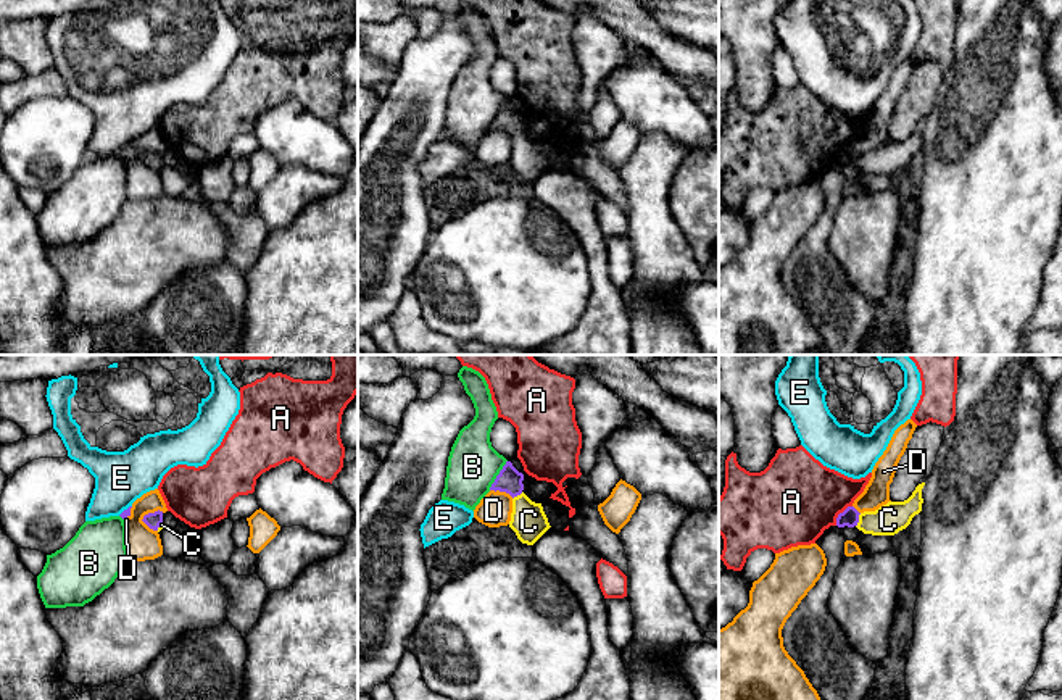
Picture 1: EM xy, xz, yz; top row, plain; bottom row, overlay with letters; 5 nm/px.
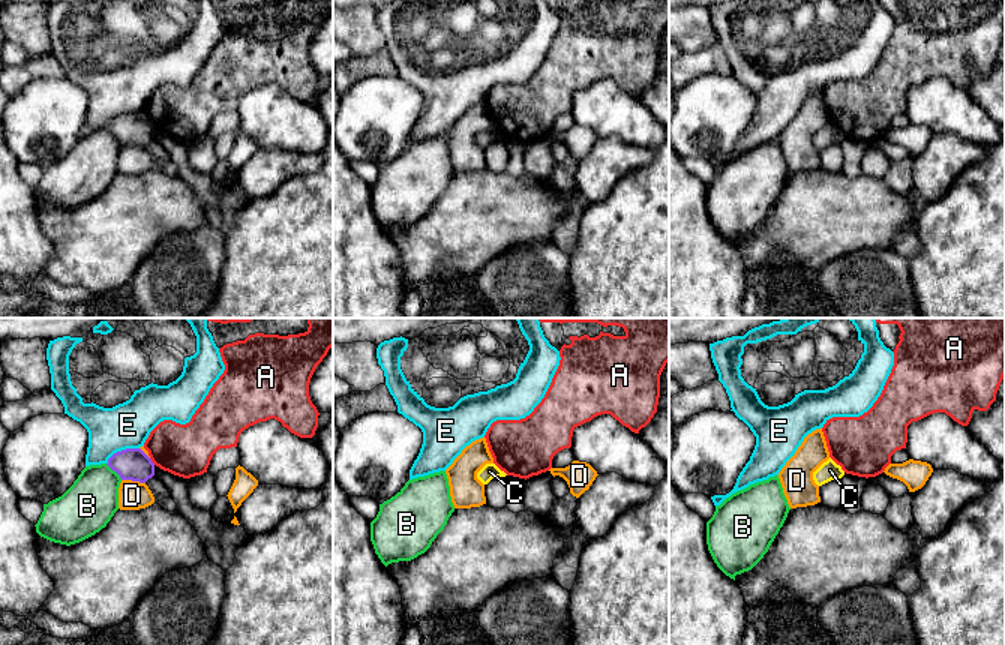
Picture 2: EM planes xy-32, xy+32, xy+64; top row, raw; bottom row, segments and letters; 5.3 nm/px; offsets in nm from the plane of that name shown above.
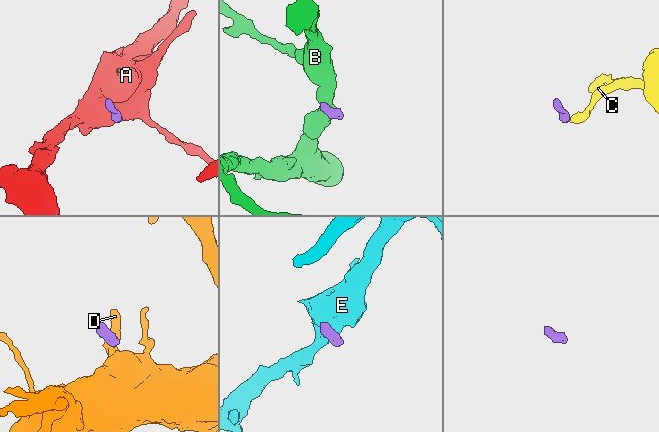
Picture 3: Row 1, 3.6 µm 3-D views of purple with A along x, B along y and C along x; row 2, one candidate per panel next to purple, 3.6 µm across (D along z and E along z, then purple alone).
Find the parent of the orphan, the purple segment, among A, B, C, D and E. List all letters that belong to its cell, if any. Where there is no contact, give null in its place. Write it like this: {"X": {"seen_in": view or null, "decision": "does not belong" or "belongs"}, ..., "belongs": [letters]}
{"A": {"seen_in": "yz", "decision": "does not belong"}, "B": {"seen_in": "xz", "decision": "does not belong"}, "C": {"seen_in": "yz", "decision": "belongs"}, "D": {"seen_in": "xy", "decision": "does not belong"}, "E": {"seen_in": "xy", "decision": "does not belong"}, "belongs": ["C"]}

